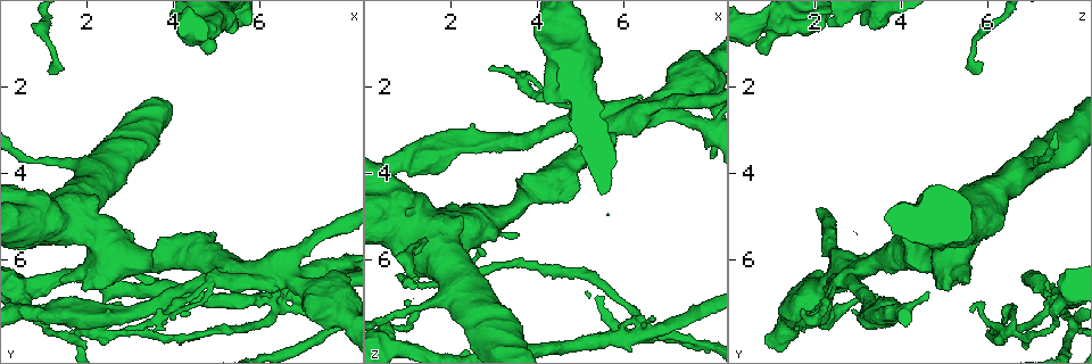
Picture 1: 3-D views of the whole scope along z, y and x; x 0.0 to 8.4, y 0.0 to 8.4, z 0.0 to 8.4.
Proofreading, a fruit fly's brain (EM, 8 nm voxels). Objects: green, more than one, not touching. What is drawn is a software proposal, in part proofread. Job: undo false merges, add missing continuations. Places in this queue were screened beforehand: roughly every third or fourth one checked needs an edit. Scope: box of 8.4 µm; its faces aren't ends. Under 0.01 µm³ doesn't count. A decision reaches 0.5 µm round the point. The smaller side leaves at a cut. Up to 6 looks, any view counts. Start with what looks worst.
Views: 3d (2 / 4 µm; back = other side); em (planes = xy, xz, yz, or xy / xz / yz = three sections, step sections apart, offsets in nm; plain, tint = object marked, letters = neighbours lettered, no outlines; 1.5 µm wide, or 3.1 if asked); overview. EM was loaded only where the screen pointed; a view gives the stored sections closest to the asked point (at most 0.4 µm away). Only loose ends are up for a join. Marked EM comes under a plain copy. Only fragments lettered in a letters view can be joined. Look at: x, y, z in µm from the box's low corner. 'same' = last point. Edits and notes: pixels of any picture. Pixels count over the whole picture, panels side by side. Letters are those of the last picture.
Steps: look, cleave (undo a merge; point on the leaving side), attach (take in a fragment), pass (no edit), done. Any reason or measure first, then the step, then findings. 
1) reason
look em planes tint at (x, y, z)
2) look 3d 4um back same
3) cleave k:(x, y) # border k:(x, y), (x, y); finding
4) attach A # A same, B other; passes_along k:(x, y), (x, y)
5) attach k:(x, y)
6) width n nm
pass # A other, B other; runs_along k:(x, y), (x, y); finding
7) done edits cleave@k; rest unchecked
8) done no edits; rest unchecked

an open end
look 3d 4um at (1.40, 5.10, 6.35)

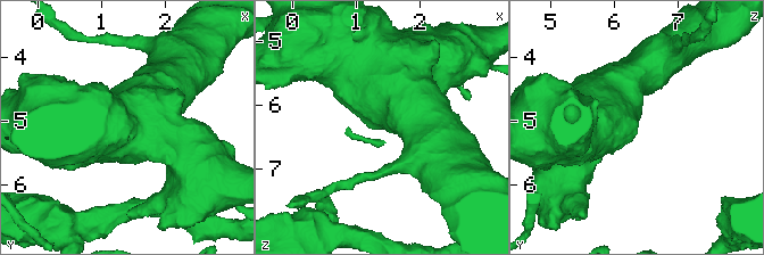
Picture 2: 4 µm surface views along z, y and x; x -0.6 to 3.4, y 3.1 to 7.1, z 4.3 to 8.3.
look em planes letters at (1.40, 5.20, 6.40)

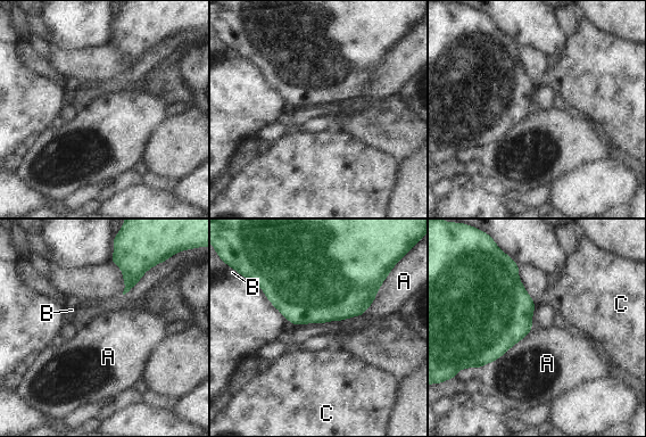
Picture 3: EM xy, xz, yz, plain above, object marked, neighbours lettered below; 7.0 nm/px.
longest_contact A 420 nm
pass # A other, B other, C other; border 3:(528, 335), (500, 356), (479, 369); no lettered fragment goes on from it

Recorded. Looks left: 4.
thick turns thin
look em planes tint at (4.85, 6.65, 2.45)

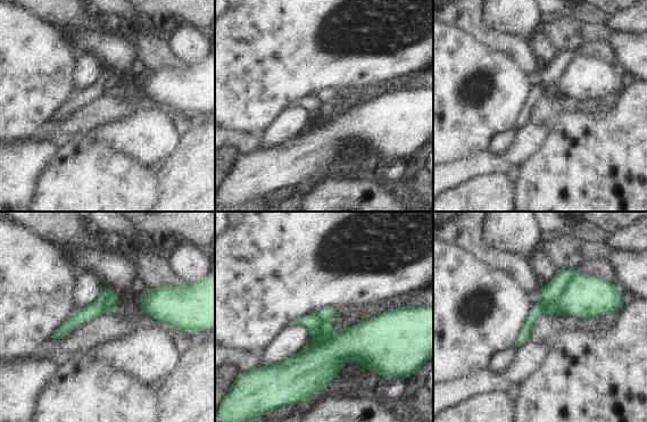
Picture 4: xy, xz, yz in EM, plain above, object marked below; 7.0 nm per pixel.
look em planes letters same

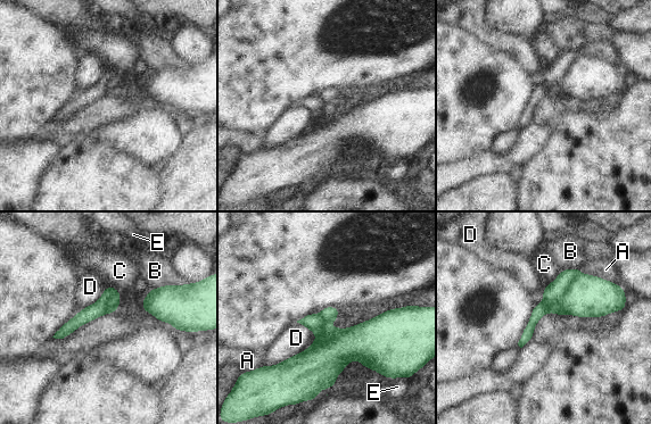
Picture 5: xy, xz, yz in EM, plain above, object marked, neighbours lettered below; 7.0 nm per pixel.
longest_contact D 440 nm
cleave 5:(587, 296) # A other, B other, C other, D other, E other; border 5:(579, 273), (559, 300), (555, 312); two neurons meet here

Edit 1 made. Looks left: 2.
thick turns thin
look em yz step 4 tint at (4.85, 0.55, 1.05)

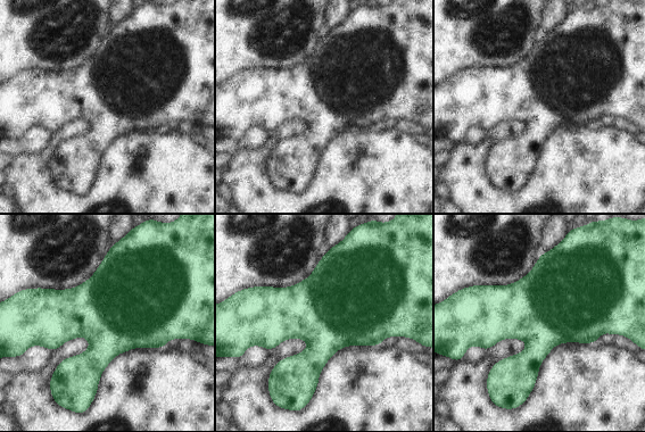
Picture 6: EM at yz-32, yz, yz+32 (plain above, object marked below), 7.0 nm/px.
what lies round it
look em yz step 4 letters same

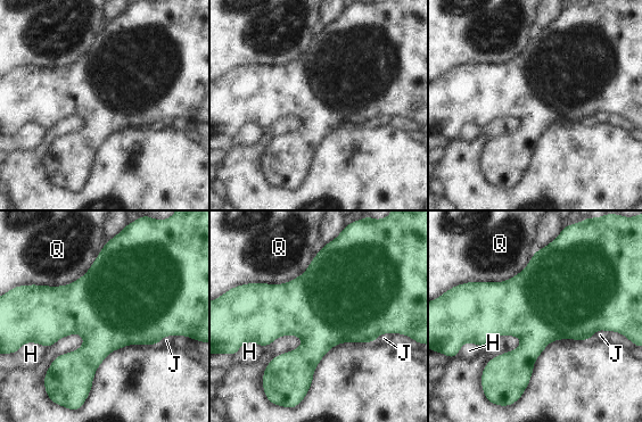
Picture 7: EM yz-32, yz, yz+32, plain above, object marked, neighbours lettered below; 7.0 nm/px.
longest_contact Q 650 nm
pass # H other, J other, Q other; border 7:(106, 242), (75, 280), (25, 286); all the same neuron

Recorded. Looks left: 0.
done edits cleave@5; rest unchecked

